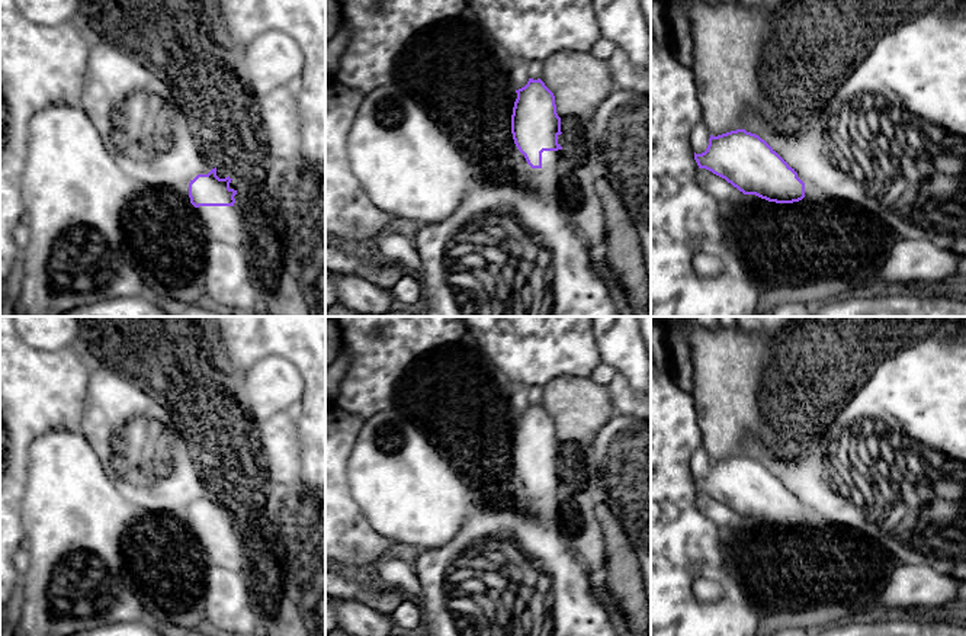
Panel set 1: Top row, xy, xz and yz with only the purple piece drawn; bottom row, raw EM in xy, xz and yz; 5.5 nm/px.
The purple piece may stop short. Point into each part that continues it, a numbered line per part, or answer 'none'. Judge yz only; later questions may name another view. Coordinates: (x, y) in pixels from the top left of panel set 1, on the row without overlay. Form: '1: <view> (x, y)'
none

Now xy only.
1: xy (221, 548)

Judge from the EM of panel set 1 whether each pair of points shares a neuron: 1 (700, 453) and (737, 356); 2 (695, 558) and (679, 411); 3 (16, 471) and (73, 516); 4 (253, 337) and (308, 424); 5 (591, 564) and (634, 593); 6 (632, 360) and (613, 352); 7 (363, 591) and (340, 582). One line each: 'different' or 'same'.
1: different
2: same
3: different
4: same
5: different
6: same
7: same

